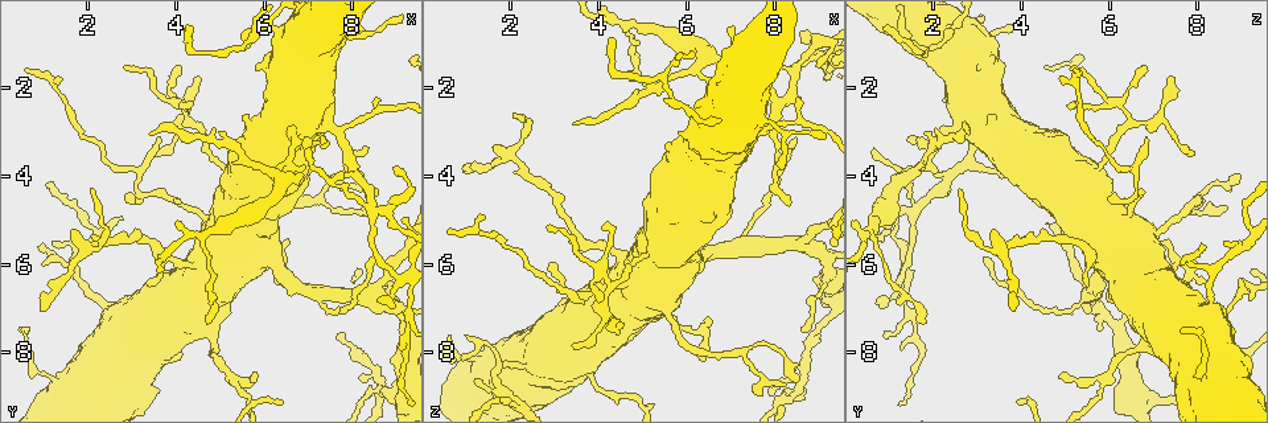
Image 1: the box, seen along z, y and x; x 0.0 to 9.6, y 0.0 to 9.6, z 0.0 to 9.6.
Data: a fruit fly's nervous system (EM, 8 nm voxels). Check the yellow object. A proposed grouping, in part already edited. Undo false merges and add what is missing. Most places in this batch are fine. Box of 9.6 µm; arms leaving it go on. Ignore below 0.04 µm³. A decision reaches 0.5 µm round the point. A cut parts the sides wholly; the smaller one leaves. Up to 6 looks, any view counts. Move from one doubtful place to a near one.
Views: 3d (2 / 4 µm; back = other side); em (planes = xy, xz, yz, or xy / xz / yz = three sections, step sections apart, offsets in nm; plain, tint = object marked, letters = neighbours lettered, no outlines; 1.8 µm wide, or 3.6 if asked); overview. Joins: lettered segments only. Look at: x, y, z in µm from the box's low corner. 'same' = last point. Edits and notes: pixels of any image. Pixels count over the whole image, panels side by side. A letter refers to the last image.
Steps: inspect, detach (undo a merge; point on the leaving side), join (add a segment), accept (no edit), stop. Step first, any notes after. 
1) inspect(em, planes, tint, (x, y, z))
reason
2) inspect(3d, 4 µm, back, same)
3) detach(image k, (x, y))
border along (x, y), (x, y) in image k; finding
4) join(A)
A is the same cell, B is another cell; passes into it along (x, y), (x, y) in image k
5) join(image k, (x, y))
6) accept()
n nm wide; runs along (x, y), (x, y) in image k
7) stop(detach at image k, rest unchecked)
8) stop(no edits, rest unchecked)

inspect(3d, 4 µm, (4.70, 4.95, 6.40))

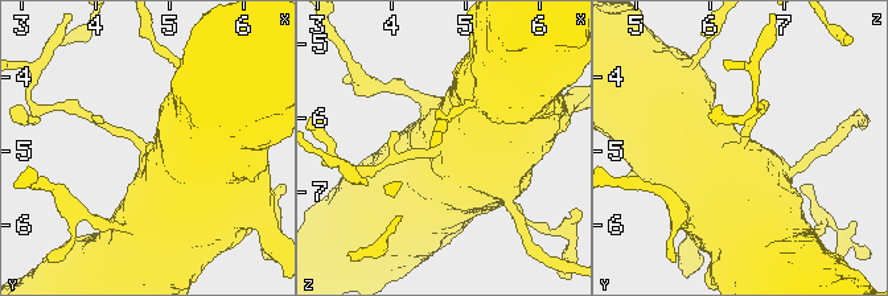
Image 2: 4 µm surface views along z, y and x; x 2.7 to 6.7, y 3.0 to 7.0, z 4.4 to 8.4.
inspect(em, 3.6 µm, planes, letters, (4.70, 5.00, 6.35))
need the tissue

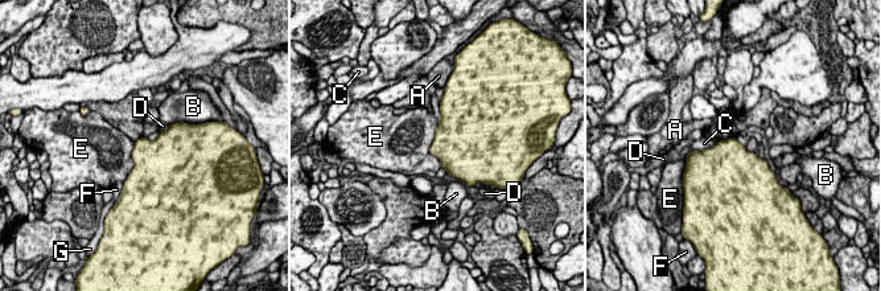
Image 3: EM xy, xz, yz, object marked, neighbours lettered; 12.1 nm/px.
accept()
420 nm wide; A, B, C, D, E, F and G are other cells; border along (439, 123), (429, 152), (441, 166) in image 3; continuous, no second cell

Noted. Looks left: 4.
inspect(em, xy, step 8, tint, (8.65, 8.70, 8.60))
four arms meet

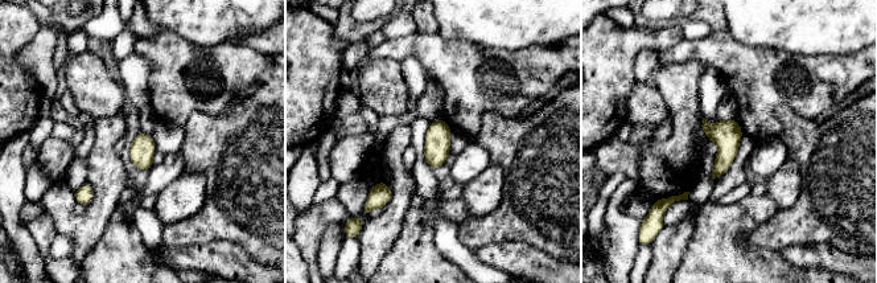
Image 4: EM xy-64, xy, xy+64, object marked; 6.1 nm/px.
inspect(em, planes, letters, same)

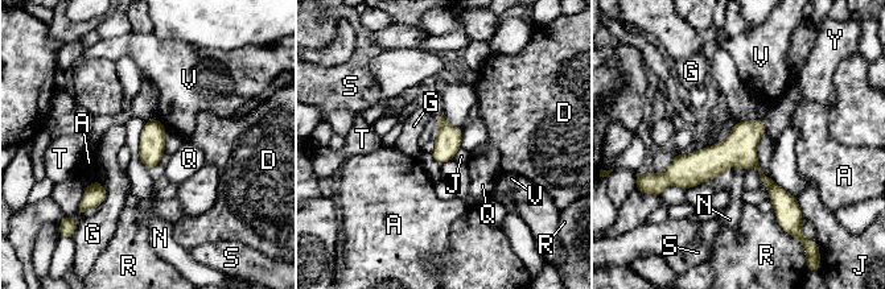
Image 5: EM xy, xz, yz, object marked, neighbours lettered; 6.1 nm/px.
accept()
160 nm wide; A, D, G, J, N, Q, R, S, T, V and Y are other cells; border along (145, 122), (139, 160), (152, 170) in image 5; one cell here

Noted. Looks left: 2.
inspect(3d, 4 µm, back, (1.40, 8.80, 8.25))
sharp bend

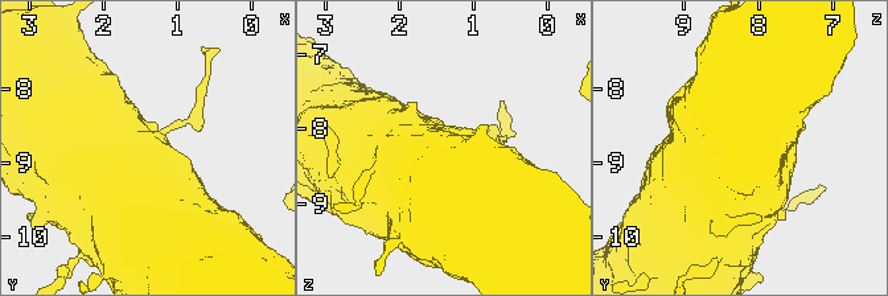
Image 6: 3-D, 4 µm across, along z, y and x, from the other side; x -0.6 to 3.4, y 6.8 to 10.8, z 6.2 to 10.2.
inspect(em, 3.6 µm, planes, letters, same)

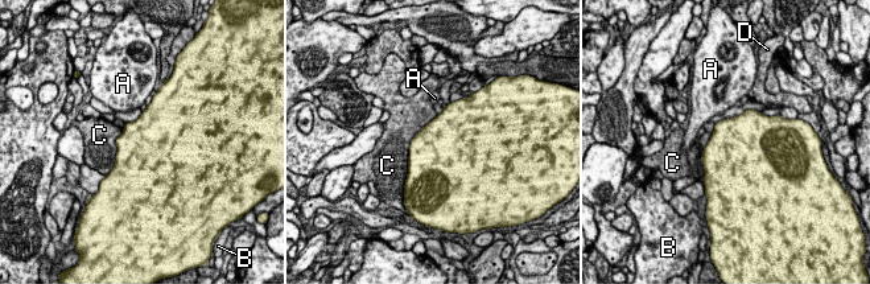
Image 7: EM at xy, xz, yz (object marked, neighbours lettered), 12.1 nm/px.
accept()
700 nm wide; C touches over 850 nm; A, B, C and D are other cells; continuous, no second cell

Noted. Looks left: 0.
stop(no edits, rest unchecked)

